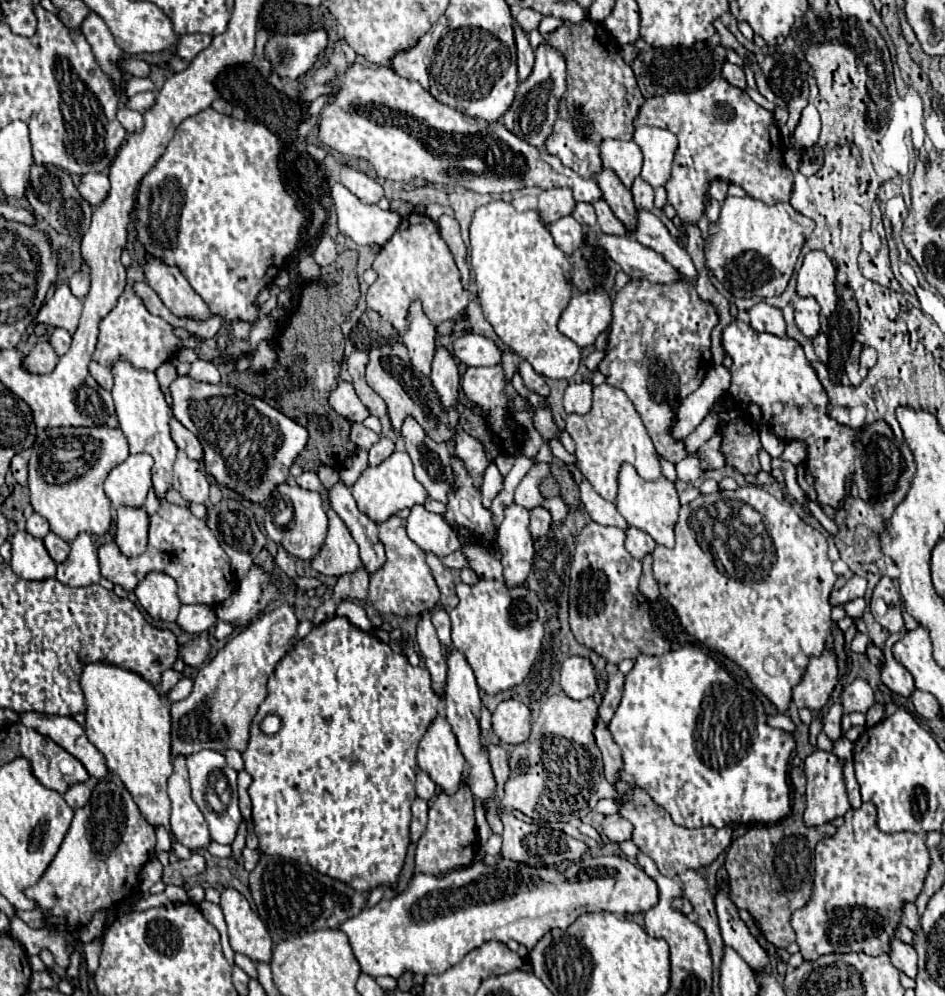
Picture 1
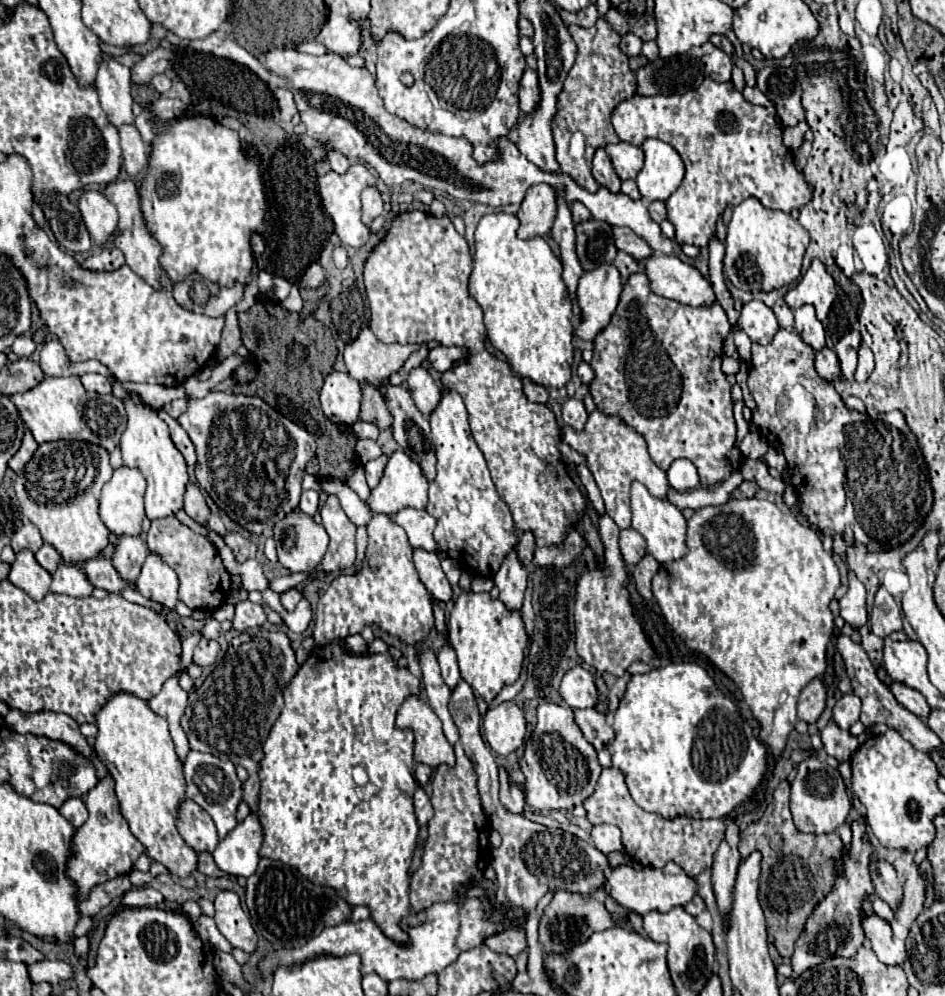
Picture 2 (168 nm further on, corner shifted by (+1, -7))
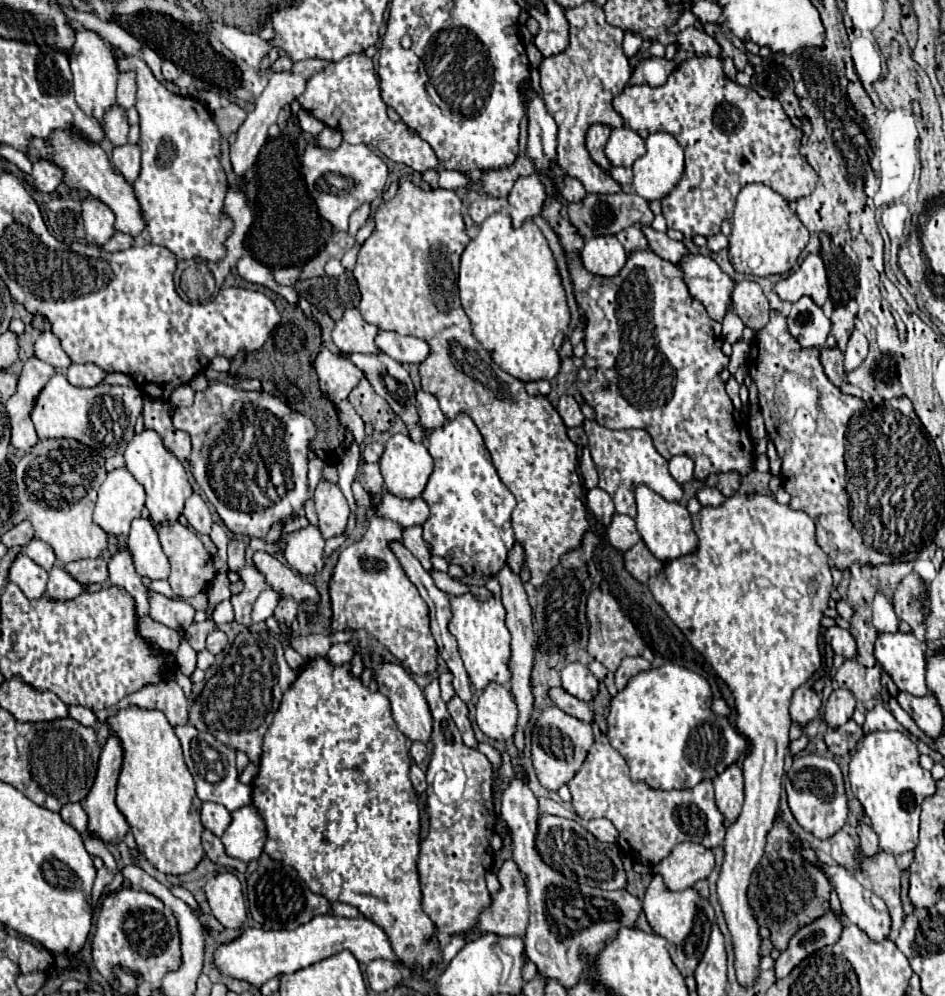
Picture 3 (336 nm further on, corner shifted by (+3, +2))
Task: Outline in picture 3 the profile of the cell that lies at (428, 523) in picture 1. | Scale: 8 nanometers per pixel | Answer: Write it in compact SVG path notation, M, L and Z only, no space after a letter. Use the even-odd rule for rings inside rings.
M384 493L380 507L376 509L380 517L396 521L400 527L414 527L424 525L430 517L428 505L422 497L418 499L398 499L390 493Z

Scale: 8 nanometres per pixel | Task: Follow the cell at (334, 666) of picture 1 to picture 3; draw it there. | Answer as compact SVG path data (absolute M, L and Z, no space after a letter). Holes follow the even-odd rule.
M326 657L310 659L298 673L296 681L284 691L280 709L276 711L274 721L266 731L260 771L252 783L252 801L266 823L268 841L264 845L264 851L272 859L280 859L288 863L290 867L294 867L298 875L308 883L308 887L316 891L318 895L324 895L330 903L342 901L342 903L358 907L366 919L372 919L378 927L384 929L394 953L406 967L412 967L414 971L424 971L428 963L436 963L436 959L440 959L440 947L438 943L432 943L432 947L424 943L424 935L428 935L428 931L432 931L434 935L436 931L434 931L432 921L428 919L428 915L424 915L420 907L420 883L418 883L418 869L416 869L416 859L418 859L418 849L420 849L420 813L418 813L418 795L408 779L412 757L410 757L410 747L406 745L406 741L408 739L398 731L396 723L390 721L388 697L382 695L380 691L370 691L362 683L360 677L354 677L350 671L350 663L332 665Z

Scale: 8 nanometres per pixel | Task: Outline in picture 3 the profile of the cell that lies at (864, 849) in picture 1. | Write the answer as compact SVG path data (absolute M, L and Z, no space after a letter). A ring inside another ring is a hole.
M828 909L822 917L814 919L812 923L804 925L796 935L790 939L788 949L776 959L774 973L778 979L786 977L802 959L806 959L810 953L834 945L844 931L844 921L840 919L838 911Z

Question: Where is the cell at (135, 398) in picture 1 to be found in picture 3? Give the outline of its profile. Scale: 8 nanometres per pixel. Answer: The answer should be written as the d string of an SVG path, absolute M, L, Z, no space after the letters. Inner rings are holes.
M144 429L140 433L134 433L134 437L130 439L124 451L124 461L126 461L126 469L146 489L146 507L150 511L150 521L162 523L162 521L178 519L182 515L184 501L188 499L188 495L192 495L192 487L188 483L184 465L176 459L176 455L172 455L172 451L164 447L162 437L154 429Z

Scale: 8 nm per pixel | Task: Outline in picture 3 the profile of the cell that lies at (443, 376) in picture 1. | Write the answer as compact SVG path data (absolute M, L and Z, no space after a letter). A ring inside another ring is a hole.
M458 413L442 427L432 429L426 447L434 459L434 471L422 493L422 499L430 507L430 519L424 523L424 539L434 555L462 565L468 577L494 577L514 545L510 521L516 507L514 495L496 475L482 435L466 413Z

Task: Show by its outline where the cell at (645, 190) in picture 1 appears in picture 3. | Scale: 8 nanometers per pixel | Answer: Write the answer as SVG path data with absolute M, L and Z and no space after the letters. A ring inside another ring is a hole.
M614 167L610 171L610 175L614 177L614 181L618 181L622 187L630 187L632 185L632 169L630 167Z

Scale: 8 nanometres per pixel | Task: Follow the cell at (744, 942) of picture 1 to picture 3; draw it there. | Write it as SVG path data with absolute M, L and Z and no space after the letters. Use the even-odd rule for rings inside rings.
M728 767L722 775L714 779L714 789L716 789L716 805L720 813L724 815L724 825L732 825L738 815L740 807L744 803L744 781L742 781L742 771L740 767Z

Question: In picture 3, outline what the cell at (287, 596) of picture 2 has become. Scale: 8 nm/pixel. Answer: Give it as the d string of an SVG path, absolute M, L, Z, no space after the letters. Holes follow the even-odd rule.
M282 597L280 603L278 603L278 607L276 607L274 617L276 617L278 621L292 623L294 617L296 617L296 613L298 613L298 603L296 603L292 597Z

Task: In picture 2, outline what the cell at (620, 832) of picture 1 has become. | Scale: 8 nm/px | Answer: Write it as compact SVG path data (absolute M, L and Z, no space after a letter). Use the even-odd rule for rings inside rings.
M600 824L592 828L592 842L594 846L604 852L610 854L614 850L622 850L622 842L620 842L620 830L616 826L610 824Z

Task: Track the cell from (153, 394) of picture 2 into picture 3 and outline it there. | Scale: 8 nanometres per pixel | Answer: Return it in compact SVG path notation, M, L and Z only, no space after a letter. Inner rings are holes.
M50 331L40 335L40 339L34 345L34 353L36 353L36 357L40 361L50 363L56 371L66 371L72 365L70 357L62 351L58 337L54 333L50 333Z

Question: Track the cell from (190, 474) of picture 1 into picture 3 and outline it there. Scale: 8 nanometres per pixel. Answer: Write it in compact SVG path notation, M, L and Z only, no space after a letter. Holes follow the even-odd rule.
M192 493L184 505L184 517L188 519L188 523L198 531L198 533L210 533L210 525L212 525L212 515L210 509L206 505L206 501L198 495Z

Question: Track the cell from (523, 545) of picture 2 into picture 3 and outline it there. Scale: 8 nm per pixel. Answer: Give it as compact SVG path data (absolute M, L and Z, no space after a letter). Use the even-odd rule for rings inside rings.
M514 543L512 551L508 553L508 561L506 561L506 563L510 565L510 569L512 569L514 573L520 573L520 569L522 569L522 565L524 565L524 549L522 549L520 543Z

